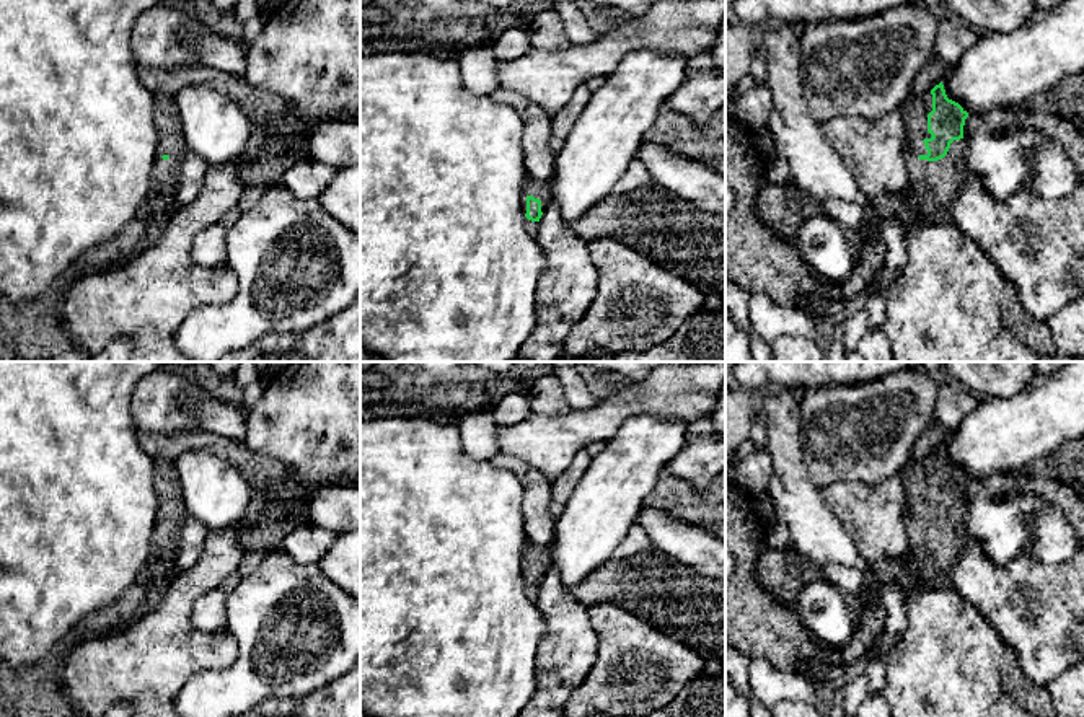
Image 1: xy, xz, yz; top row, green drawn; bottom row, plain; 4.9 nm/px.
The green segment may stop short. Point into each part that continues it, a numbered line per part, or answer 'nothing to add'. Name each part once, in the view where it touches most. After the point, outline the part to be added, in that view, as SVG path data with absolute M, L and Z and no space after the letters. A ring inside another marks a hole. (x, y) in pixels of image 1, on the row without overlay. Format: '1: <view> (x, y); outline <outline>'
1: yz (934, 549); outline M931 455L921 460L910 460L903 471L906 494L906 533L911 549L911 565L921 582L932 580L937 585L950 587L952 567L960 554L962 538L958 533L965 505L954 505L947 520L937 526L919 525L928 520L924 504L928 497L928 479L932 476Z

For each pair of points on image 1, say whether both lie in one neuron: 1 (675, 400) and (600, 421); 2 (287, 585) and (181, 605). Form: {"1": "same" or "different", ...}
{"1": "same", "2": "different"}

